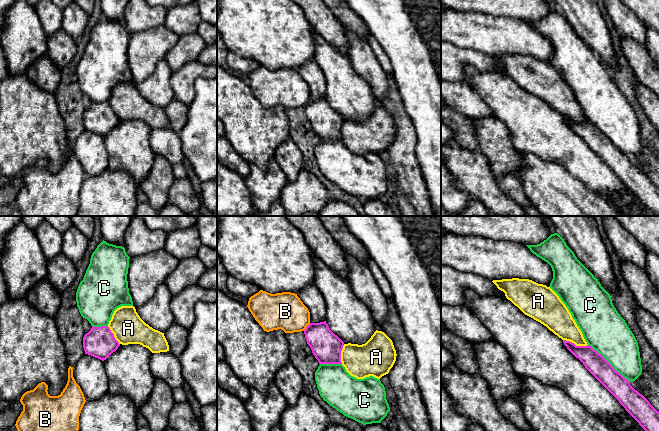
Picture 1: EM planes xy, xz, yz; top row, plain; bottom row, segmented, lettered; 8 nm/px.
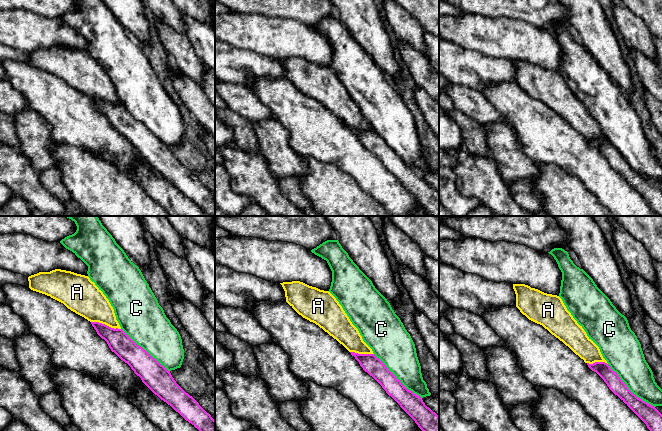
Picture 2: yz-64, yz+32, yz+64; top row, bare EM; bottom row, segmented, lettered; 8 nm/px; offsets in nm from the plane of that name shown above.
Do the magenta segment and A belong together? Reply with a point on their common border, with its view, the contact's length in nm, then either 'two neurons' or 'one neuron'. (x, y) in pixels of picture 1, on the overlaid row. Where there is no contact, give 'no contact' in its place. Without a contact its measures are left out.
meets magenta in yz at (574, 344); contact 200 nm long; two neurons

